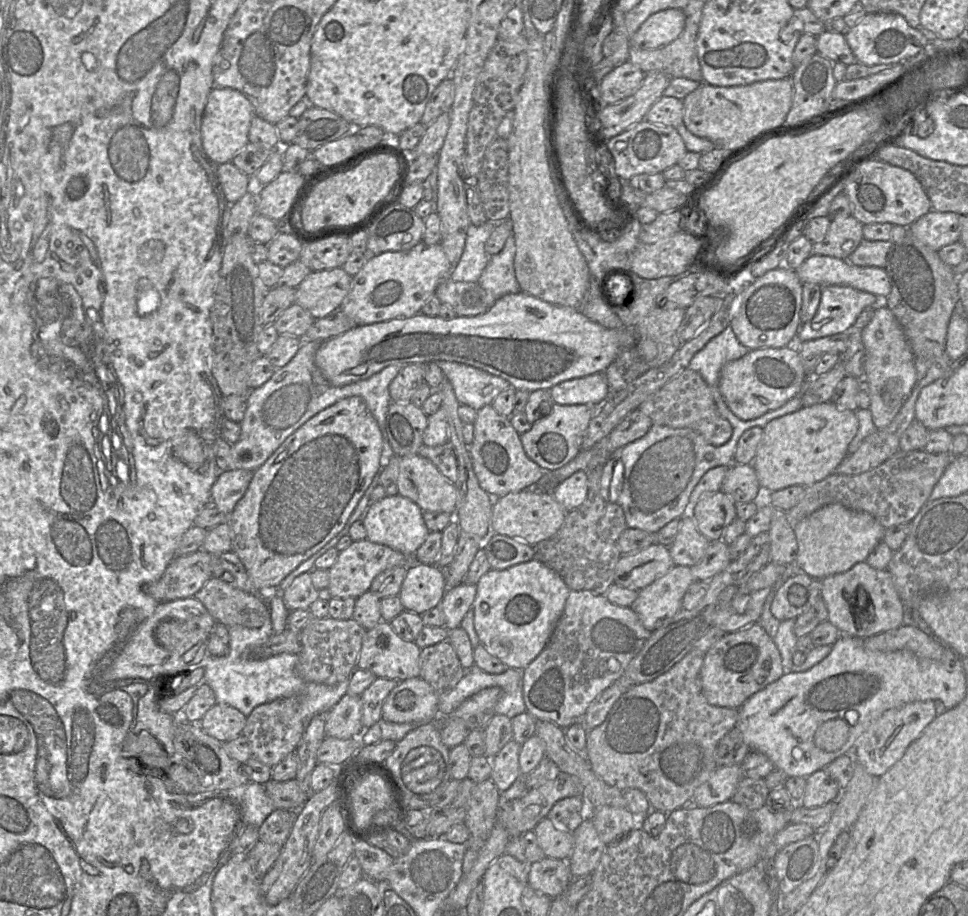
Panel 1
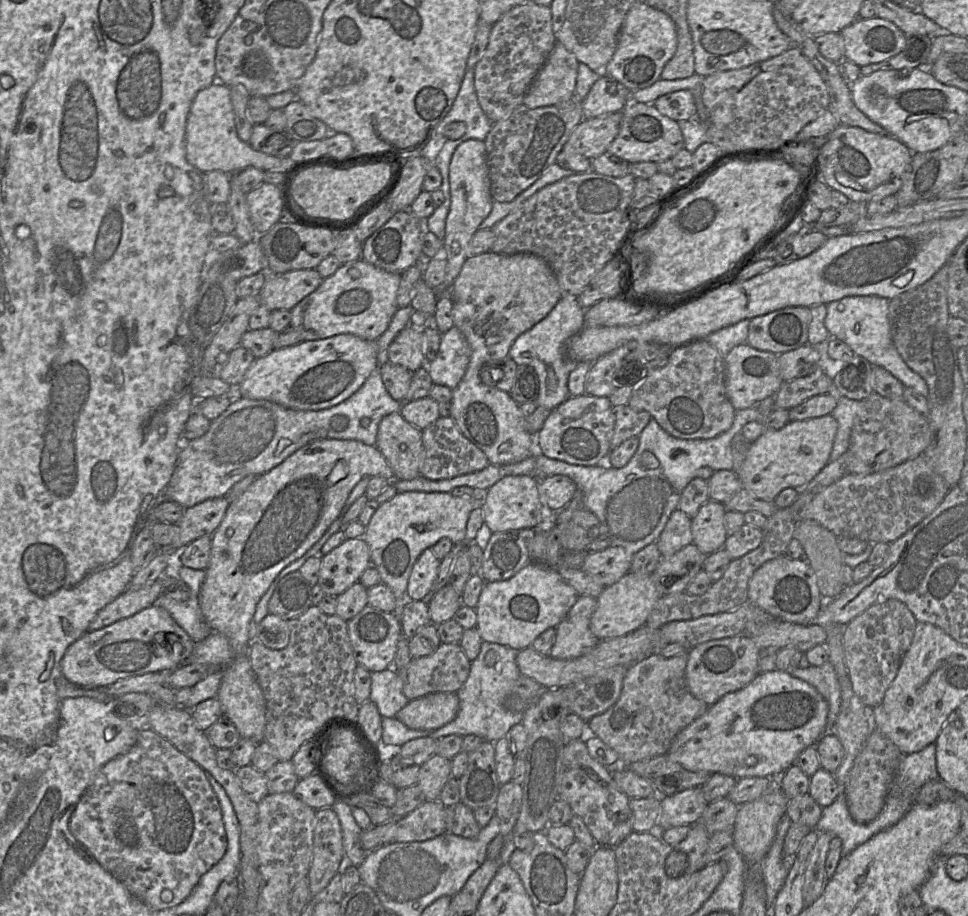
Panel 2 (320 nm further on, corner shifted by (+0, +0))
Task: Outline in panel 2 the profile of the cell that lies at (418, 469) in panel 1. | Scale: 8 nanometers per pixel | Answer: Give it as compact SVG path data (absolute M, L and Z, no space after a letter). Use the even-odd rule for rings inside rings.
M400 412L383 417L376 447L392 468L395 480L413 480L421 476L424 461L422 431L408 423Z

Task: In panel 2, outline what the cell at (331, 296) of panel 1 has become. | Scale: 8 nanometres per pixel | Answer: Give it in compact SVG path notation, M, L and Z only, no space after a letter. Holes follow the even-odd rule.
M300 269L282 274L269 274L259 297L271 311L289 309L314 292L323 277L316 269Z

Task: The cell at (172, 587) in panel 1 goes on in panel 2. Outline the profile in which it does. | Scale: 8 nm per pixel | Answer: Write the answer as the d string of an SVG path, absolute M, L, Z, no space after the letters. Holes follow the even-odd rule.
M159 579L140 589L127 589L98 612L88 629L89 631L100 630L128 618L153 605L163 593L165 593L165 588Z

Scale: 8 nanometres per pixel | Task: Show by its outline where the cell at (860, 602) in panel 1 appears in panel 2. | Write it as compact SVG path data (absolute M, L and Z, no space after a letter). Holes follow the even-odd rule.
M897 599L878 602L845 626L844 661L854 693L867 707L878 706L894 680L901 659L913 639L916 619L907 606Z

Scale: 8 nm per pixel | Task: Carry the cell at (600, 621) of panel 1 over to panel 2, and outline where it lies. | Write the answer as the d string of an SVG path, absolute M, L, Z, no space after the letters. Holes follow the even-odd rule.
M579 595L568 614L556 626L555 642L549 656L555 659L573 659L592 650L599 640L590 630L590 618L597 599Z

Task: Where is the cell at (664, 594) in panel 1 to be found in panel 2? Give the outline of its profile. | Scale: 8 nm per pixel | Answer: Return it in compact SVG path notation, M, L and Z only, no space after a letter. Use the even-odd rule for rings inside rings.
M629 571L619 581L605 587L596 598L597 606L590 618L590 630L599 641L629 634L646 623L660 597L652 574Z

